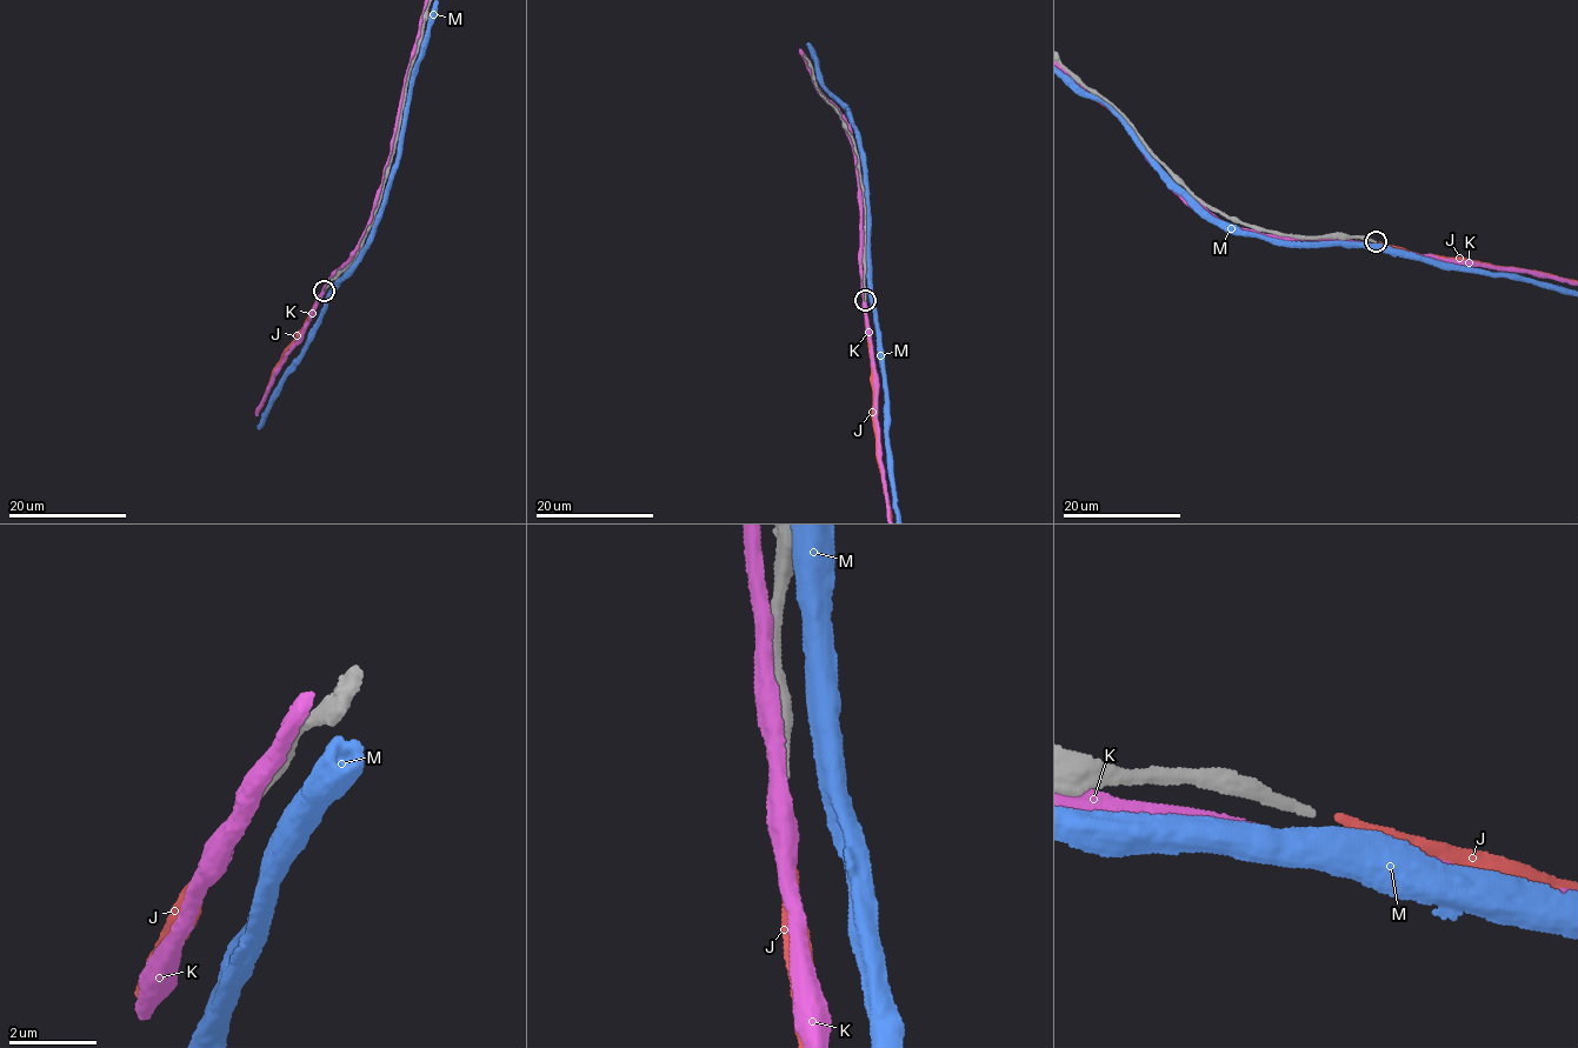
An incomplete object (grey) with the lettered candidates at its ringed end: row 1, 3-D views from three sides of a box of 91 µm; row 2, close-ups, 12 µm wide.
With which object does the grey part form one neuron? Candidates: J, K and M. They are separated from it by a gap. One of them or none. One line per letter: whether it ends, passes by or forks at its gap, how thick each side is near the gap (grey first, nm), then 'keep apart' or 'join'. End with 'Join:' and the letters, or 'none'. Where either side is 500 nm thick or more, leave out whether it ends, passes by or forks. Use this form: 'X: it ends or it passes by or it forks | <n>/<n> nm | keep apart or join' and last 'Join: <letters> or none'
J: it ends | 220/200 nm | join
K: it passes by | 220/460 nm | keep apart
M: 220/550 nm | keep apart
Join: J

